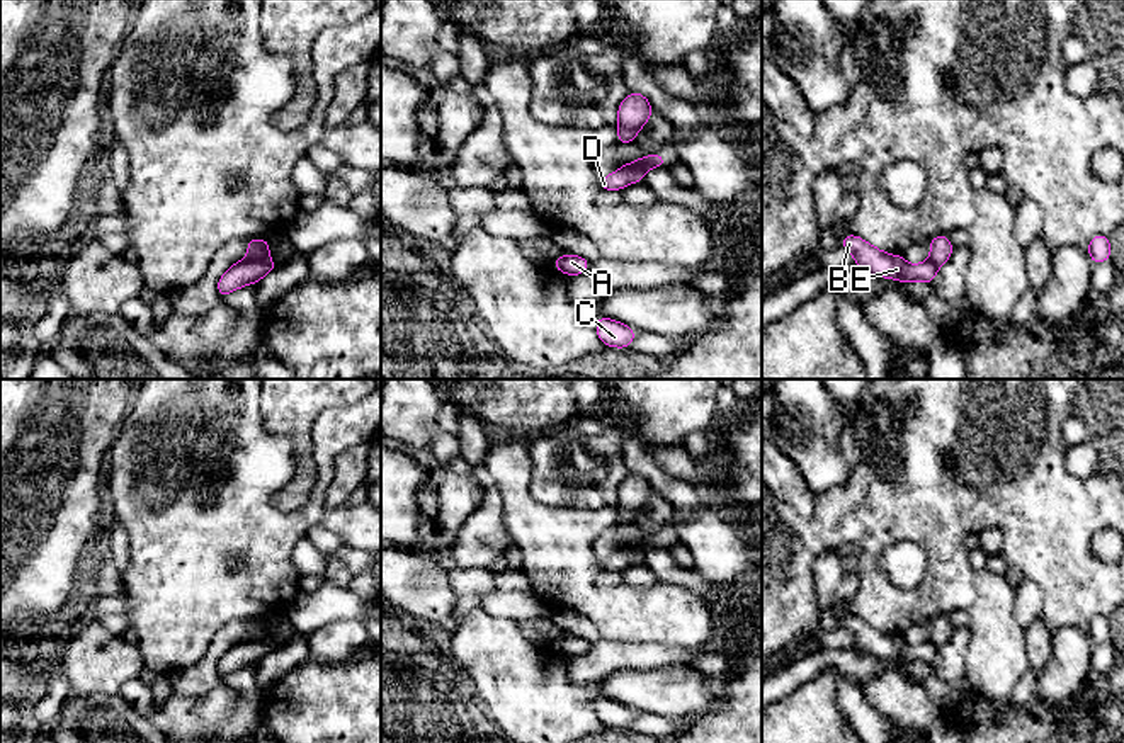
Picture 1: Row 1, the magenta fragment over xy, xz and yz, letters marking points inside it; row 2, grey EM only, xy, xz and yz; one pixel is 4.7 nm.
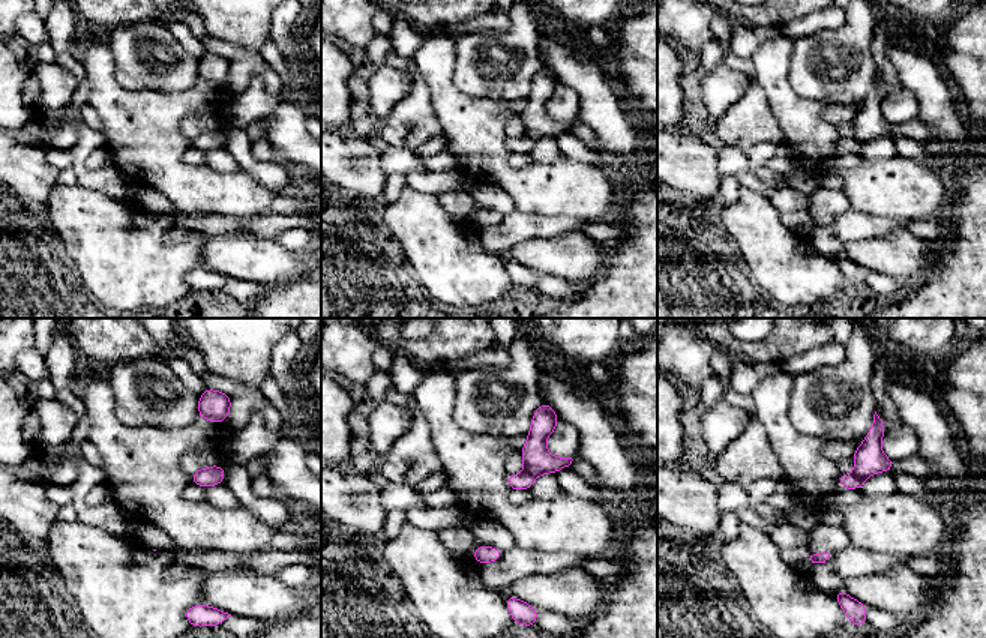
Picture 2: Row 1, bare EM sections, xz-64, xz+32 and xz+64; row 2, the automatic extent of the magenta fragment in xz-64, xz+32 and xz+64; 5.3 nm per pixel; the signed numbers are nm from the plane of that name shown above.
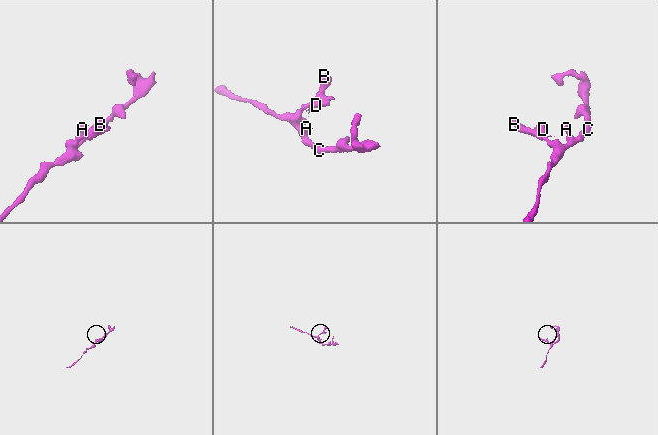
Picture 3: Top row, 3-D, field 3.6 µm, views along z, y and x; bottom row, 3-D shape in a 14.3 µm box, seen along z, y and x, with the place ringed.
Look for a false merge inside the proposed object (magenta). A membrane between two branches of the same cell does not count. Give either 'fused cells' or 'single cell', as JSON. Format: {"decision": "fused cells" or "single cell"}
{"decision": "fused cells"}

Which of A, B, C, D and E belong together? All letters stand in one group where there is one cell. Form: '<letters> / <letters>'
A C D / B E

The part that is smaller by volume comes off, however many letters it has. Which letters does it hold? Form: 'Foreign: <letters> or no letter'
Foreign: B, E

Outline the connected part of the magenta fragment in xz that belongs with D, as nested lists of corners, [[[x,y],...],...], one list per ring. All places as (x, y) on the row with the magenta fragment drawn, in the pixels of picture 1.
[[[619,168],[614,173],[599,179],[600,190],[622,190],[629,184],[644,180],[646,172],[641,168]]]

